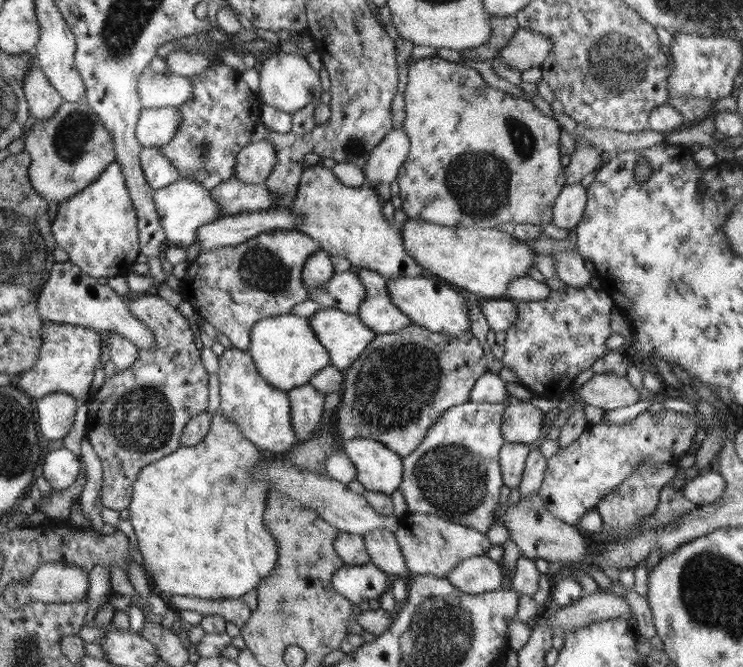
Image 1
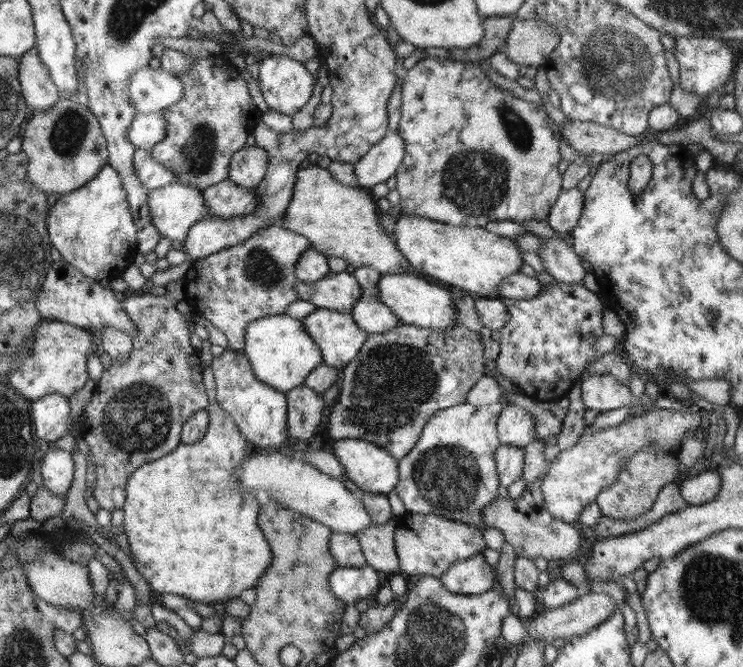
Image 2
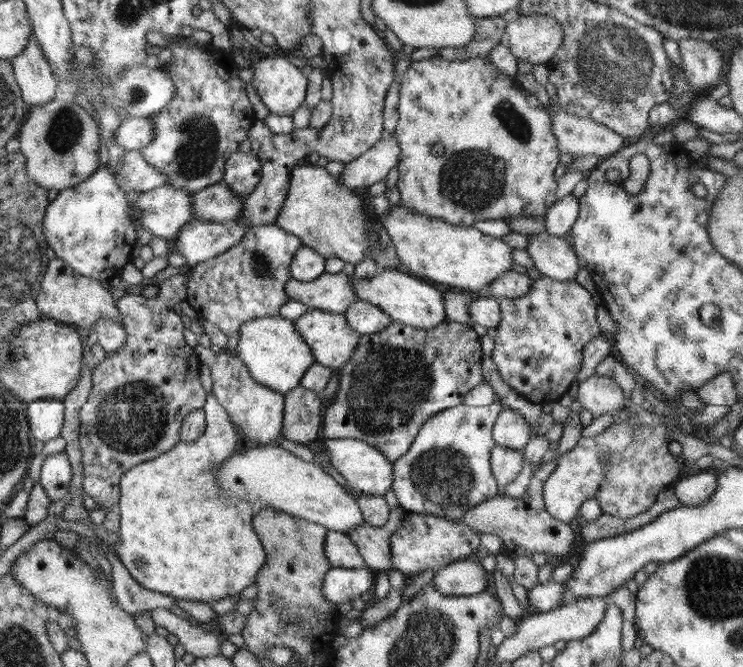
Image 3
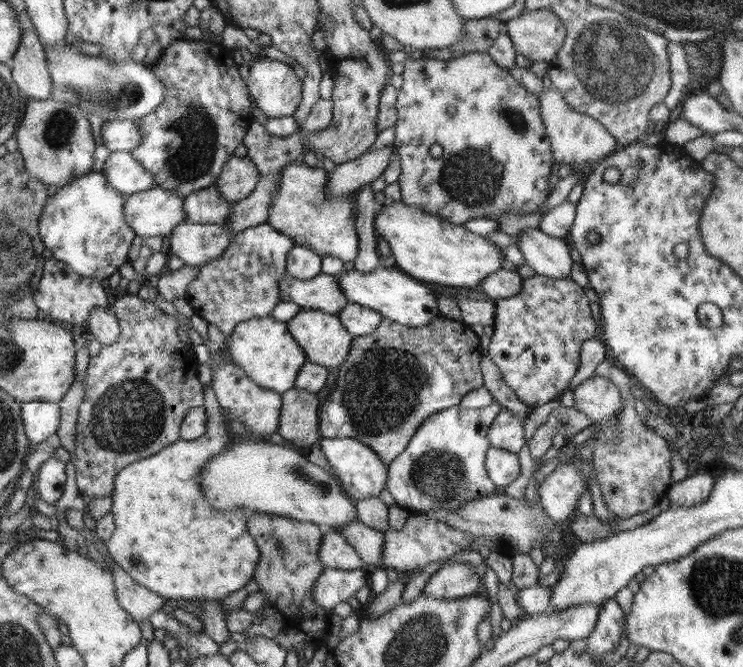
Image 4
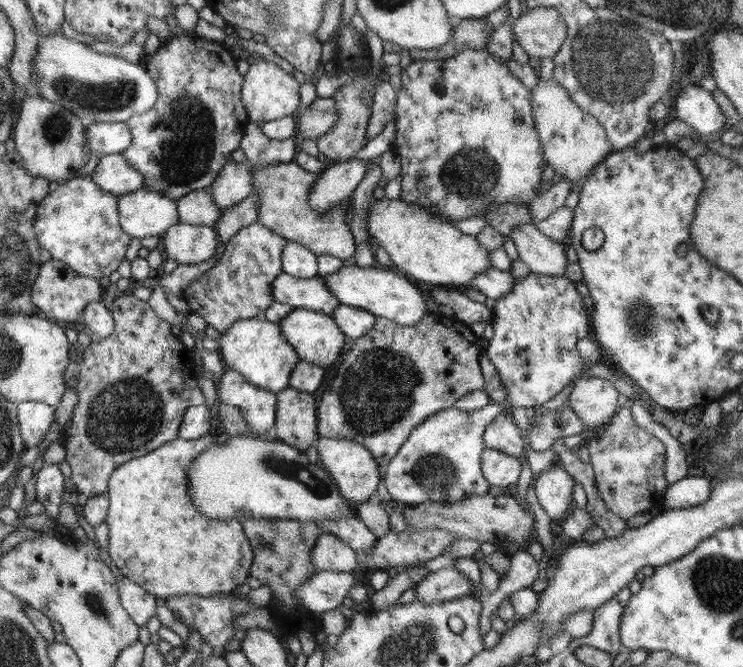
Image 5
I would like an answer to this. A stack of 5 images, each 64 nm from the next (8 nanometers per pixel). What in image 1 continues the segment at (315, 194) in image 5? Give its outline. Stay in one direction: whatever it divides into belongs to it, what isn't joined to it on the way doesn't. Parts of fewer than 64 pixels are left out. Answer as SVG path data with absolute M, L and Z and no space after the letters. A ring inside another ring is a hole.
M393 129L388 132L362 168L366 175L366 184L374 186L377 182L394 182L410 150L410 137L406 135L406 131Z

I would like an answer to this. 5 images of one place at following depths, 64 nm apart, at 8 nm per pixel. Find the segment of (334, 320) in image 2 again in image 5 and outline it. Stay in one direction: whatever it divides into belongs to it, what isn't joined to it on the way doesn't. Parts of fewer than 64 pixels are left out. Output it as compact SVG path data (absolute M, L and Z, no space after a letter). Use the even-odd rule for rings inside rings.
M294 308L280 322L280 329L284 331L284 337L292 348L296 349L301 361L310 362L320 367L331 366L340 361L344 356L344 342L346 335L344 331L336 325L334 317L315 310Z

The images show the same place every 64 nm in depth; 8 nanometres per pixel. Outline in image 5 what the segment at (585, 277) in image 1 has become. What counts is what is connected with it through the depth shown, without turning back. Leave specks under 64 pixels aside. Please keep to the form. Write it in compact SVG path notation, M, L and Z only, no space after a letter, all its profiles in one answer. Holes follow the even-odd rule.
M534 224L515 226L510 237L516 245L518 257L532 273L560 276L566 272L567 241L556 241L542 234Z

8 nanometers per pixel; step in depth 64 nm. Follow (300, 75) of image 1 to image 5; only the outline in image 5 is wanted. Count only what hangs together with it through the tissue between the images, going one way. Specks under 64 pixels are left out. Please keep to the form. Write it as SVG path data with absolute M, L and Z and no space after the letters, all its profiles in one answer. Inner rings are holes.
M256 58L244 78L241 94L250 122L259 120L270 122L284 116L296 116L301 100L299 89L302 85L294 75L286 73L274 61Z

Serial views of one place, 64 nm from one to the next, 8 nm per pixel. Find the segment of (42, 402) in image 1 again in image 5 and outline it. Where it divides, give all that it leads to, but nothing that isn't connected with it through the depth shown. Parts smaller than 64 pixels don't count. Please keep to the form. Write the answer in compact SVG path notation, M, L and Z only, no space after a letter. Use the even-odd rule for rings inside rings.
M43 402L18 403L18 429L27 447L35 446L44 440L46 432L56 420L56 405Z

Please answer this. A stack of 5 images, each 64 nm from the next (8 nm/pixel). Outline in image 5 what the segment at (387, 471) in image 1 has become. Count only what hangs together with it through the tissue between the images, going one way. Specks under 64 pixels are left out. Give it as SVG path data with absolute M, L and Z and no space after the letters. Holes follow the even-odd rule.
M319 436L317 439L319 465L336 481L340 495L351 503L368 501L377 496L377 488L380 486L380 464L372 456L372 453L364 445L350 440Z

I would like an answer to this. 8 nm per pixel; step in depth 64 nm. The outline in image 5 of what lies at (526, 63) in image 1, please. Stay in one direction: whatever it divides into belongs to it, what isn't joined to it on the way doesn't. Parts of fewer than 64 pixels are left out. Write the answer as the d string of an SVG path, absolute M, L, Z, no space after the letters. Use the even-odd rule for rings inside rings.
M536 7L512 23L512 34L529 58L552 58L566 40L567 26L556 10Z

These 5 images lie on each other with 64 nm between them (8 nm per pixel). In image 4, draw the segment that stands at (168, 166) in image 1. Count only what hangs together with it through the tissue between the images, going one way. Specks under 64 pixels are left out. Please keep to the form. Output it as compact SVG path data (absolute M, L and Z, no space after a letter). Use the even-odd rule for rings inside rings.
M130 151L111 153L102 167L108 183L125 196L154 188L154 175Z

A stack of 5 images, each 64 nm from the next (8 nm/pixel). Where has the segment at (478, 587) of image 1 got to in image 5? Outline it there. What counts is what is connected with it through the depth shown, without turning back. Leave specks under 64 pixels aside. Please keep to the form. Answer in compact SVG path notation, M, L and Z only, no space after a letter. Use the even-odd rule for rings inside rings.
M442 568L438 572L428 573L427 576L420 582L416 588L416 601L424 603L434 603L440 601L456 600L463 595L469 595L472 591L472 586L477 587L477 584L471 584L470 580L459 572L456 568Z

